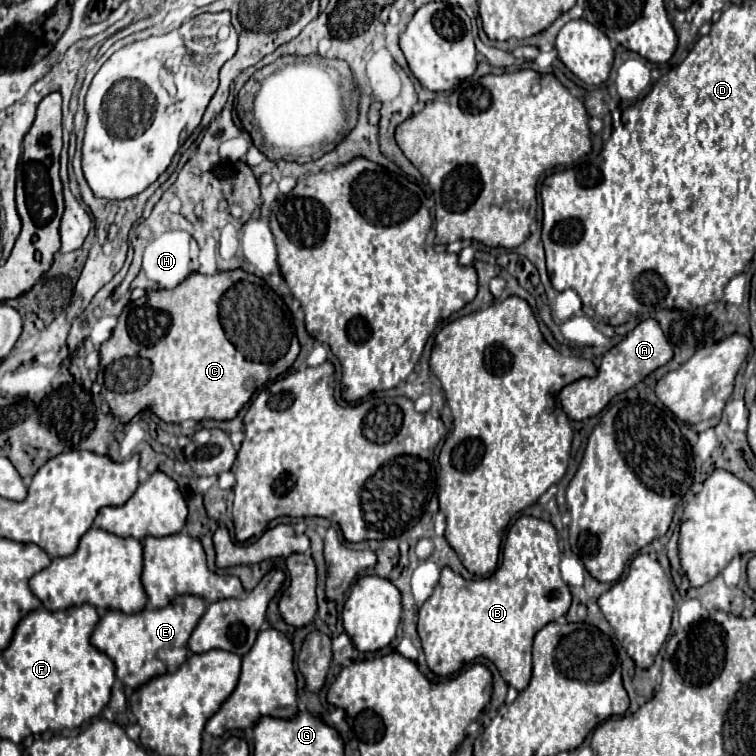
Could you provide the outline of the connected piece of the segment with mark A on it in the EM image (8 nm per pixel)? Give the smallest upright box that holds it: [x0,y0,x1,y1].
[560,319,672,421]

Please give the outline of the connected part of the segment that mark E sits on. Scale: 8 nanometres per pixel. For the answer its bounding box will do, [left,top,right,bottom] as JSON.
[90,595,206,689]

